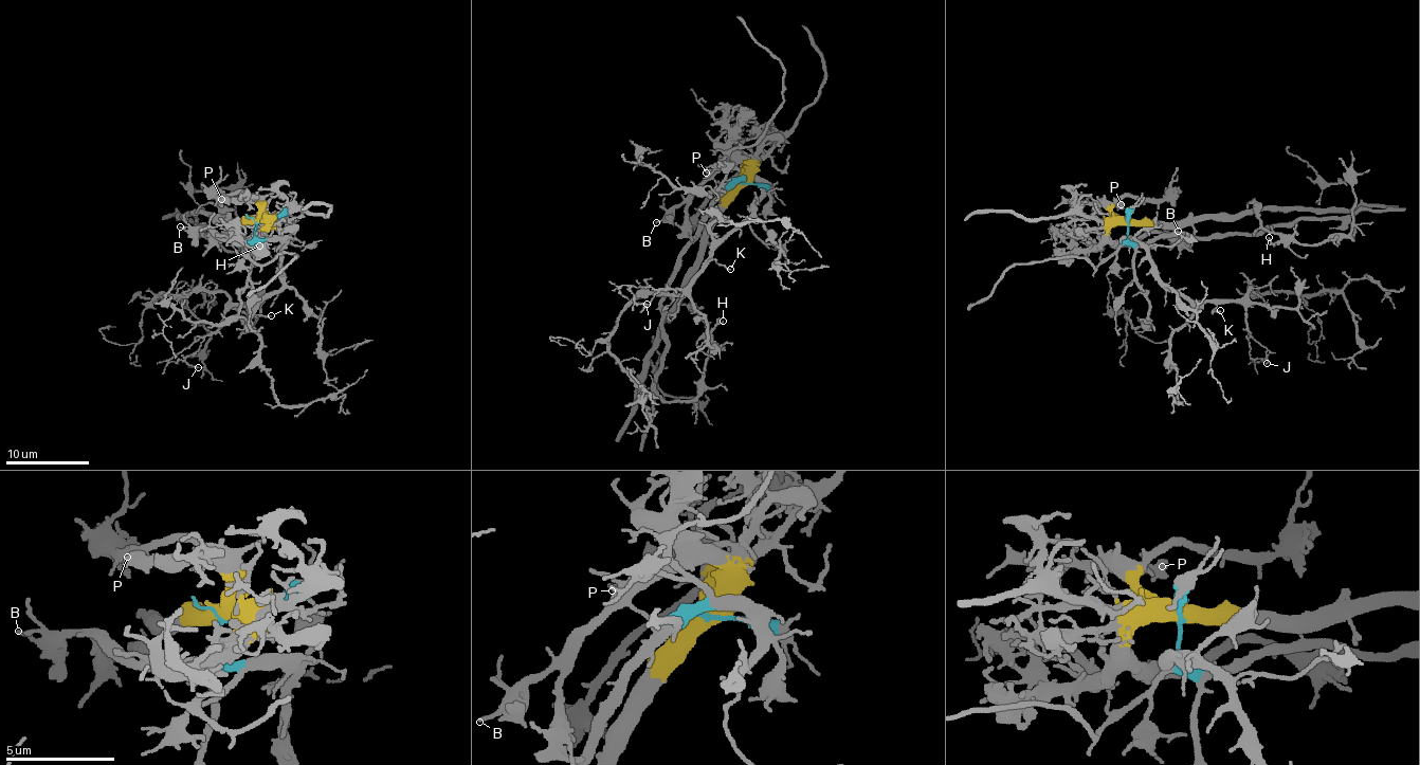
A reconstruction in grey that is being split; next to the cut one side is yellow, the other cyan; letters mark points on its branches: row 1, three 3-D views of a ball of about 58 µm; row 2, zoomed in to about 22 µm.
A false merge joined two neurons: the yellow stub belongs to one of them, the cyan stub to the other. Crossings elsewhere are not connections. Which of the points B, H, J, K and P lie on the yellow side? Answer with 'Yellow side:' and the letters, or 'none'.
Yellow side: B, P

